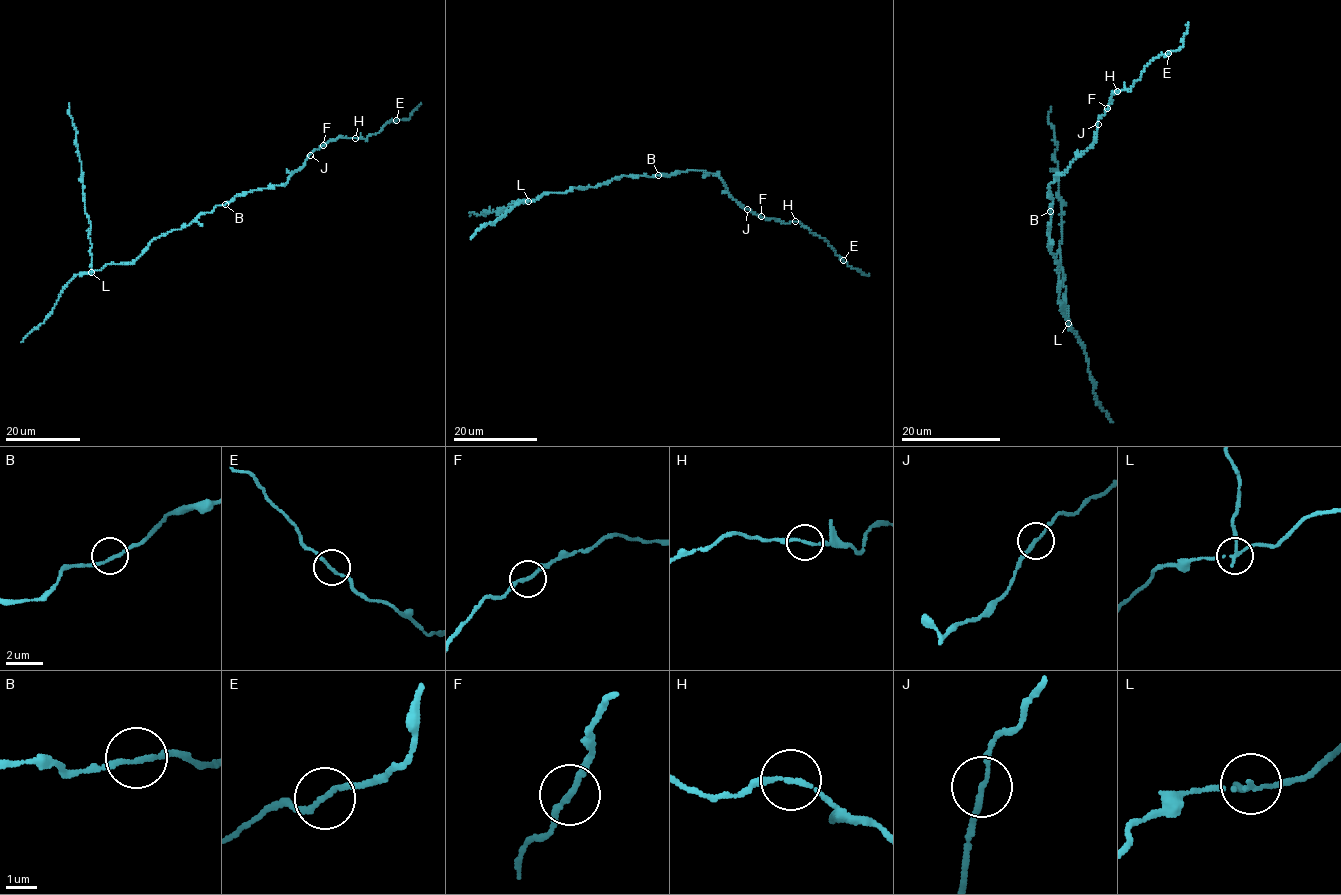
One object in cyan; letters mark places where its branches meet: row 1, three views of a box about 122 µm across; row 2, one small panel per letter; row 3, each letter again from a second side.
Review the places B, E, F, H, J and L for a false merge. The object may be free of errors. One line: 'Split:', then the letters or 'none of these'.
Split: L

